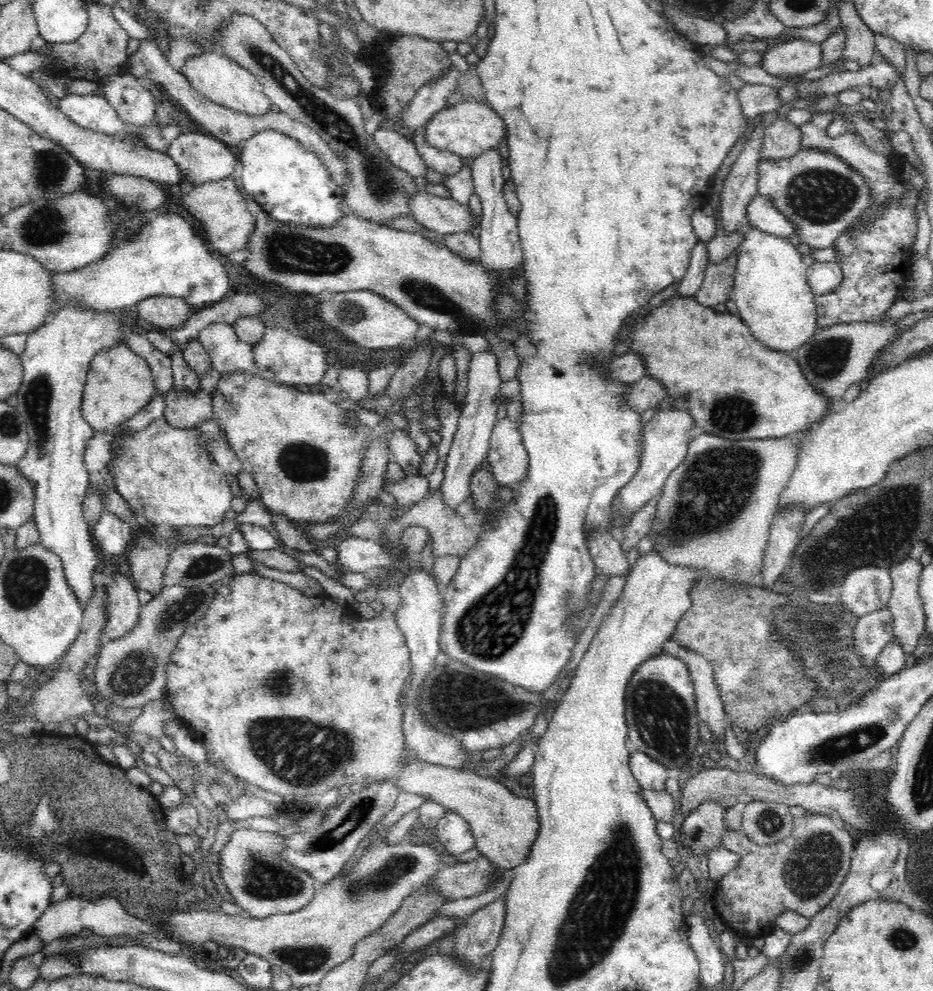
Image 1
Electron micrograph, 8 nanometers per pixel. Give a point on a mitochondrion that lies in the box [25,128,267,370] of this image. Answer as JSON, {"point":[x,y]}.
{"point":[52,171]}

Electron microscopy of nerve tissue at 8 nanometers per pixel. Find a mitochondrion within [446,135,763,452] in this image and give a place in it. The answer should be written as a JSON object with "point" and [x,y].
{"point":[729,414]}

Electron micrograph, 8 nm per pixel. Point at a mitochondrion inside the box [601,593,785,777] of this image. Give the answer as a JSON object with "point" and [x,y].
{"point":[662,717]}

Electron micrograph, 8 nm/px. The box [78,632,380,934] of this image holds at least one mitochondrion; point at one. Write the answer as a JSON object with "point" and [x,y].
{"point":[324,751]}

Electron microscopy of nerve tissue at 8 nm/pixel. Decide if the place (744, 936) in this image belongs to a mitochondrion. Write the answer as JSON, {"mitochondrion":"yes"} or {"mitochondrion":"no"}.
{"mitochondrion":"no"}

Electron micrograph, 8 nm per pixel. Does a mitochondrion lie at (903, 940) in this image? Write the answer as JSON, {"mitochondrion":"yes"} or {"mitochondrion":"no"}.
{"mitochondrion":"yes"}

